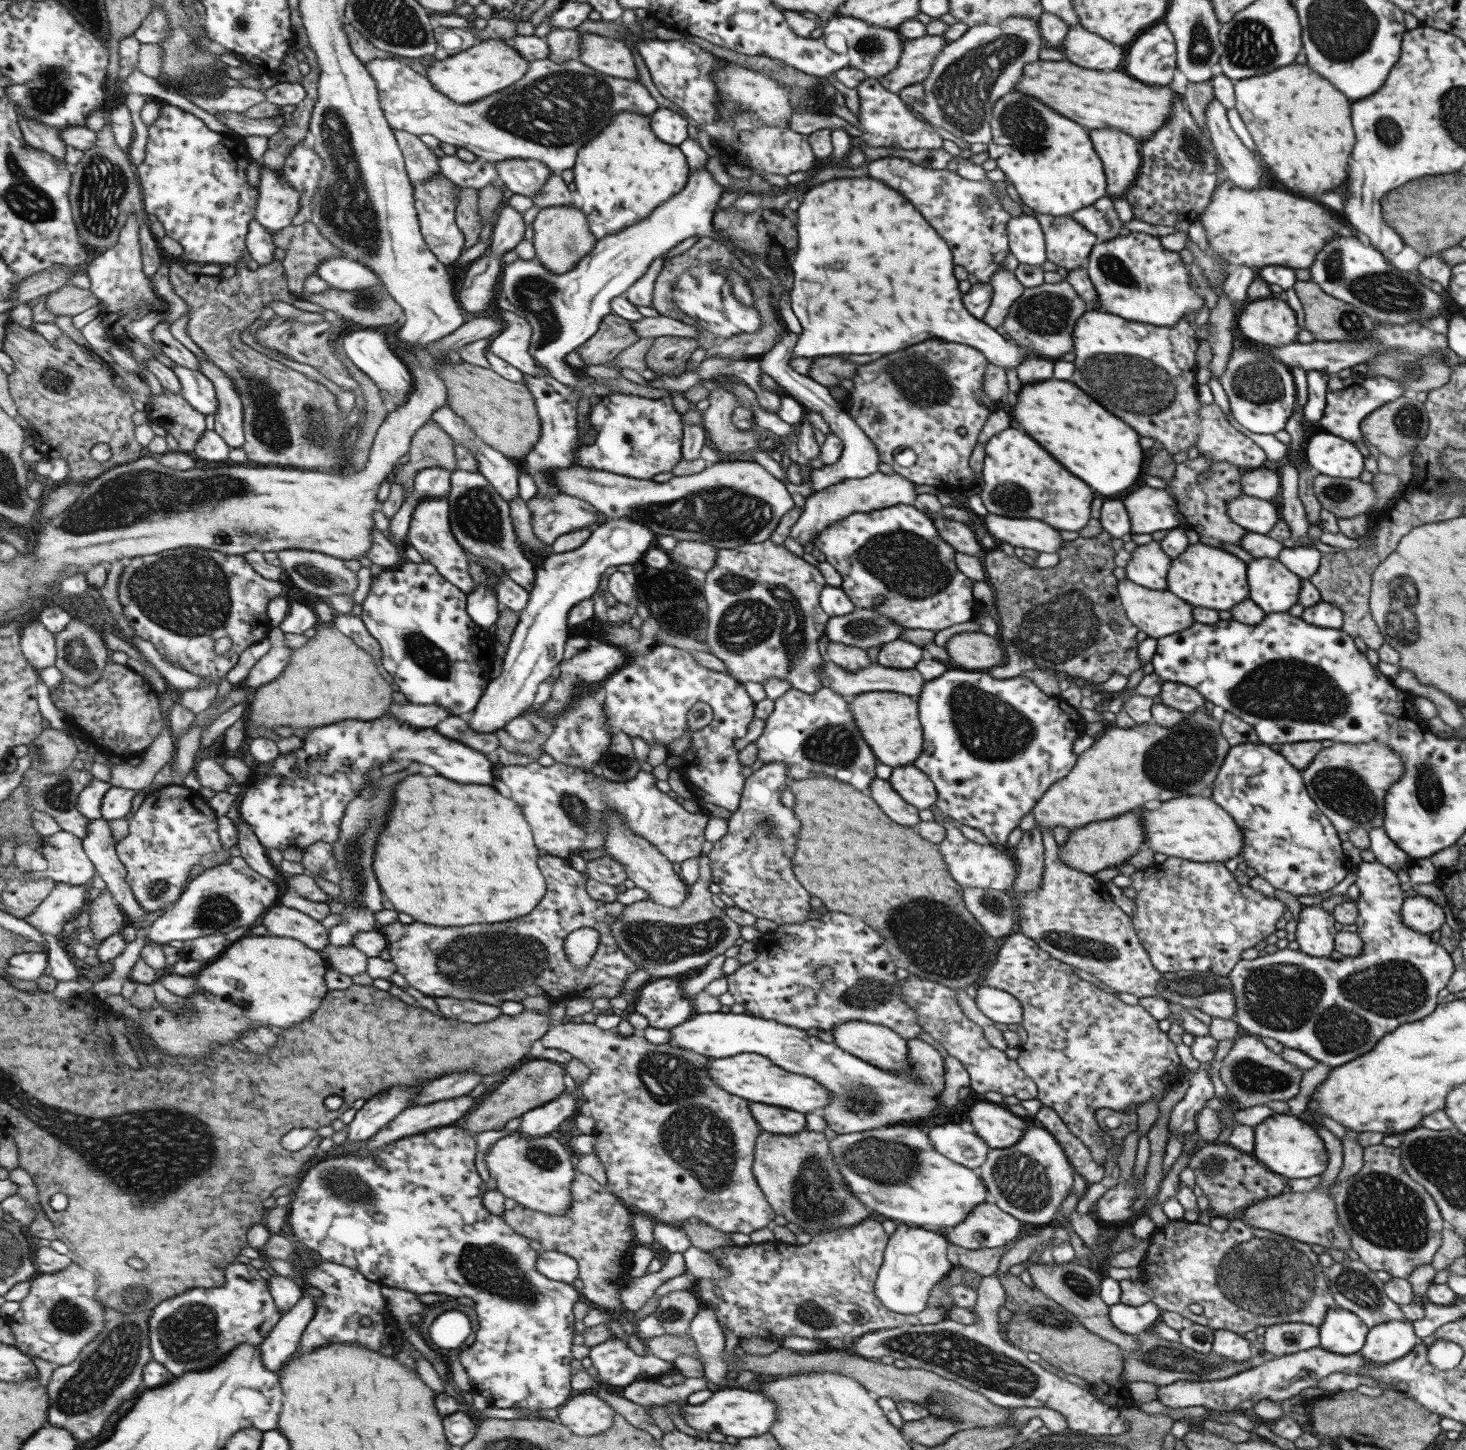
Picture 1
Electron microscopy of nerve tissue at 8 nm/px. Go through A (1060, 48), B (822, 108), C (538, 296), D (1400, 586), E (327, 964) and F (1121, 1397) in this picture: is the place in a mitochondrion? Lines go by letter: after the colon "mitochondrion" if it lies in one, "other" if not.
A: other
B: other
C: mitochondrion
D: mitochondrion
E: other
F: other

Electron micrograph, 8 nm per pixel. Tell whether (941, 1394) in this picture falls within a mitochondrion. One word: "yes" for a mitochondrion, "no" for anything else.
yes

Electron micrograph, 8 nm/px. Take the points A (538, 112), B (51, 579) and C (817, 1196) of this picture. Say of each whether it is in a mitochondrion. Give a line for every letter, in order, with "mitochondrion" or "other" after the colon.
A: mitochondrion
B: other
C: mitochondrion

